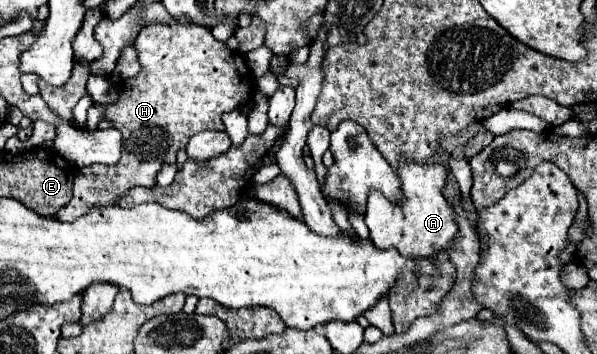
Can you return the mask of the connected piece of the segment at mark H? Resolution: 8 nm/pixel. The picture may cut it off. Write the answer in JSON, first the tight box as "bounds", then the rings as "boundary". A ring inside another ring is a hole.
{"bounds":[58,24,254,220],"boundary":[[[148,24],[140,30],[136,38],[136,48],[142,60],[142,72],[134,80],[126,80],[120,86],[120,100],[106,106],[108,120],[116,124],[116,128],[124,136],[124,152],[122,160],[114,166],[94,164],[88,168],[80,168],[74,178],[74,196],[66,208],[58,212],[58,218],[76,220],[88,208],[114,206],[116,198],[124,196],[130,188],[136,186],[154,186],[156,174],[164,164],[176,162],[176,152],[186,148],[188,140],[202,130],[224,130],[222,112],[230,112],[250,100],[250,92],[254,90],[254,78],[248,74],[244,56],[240,52],[230,50],[224,42],[218,42],[210,30],[188,24]]]}

